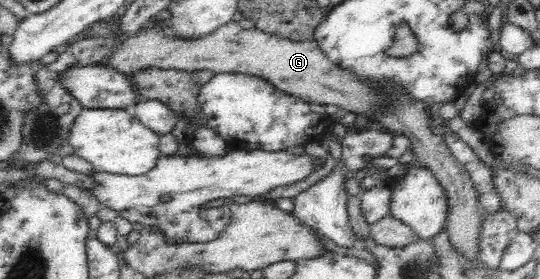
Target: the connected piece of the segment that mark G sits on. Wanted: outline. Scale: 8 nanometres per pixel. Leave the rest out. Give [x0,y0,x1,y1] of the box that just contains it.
[105,21,481,262]

